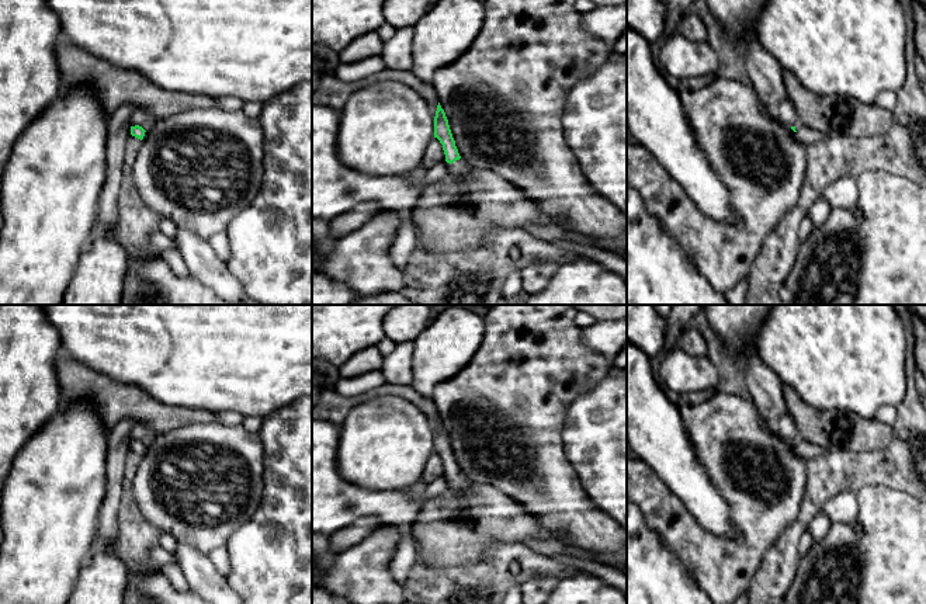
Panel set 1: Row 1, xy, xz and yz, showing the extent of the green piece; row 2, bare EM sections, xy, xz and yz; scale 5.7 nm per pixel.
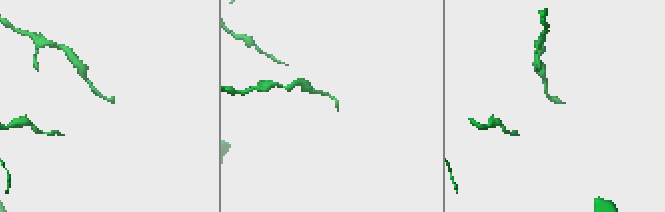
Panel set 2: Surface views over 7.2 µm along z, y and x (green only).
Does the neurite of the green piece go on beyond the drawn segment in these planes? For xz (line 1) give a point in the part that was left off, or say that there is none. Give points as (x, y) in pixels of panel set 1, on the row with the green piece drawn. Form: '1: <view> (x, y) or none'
1: xz (458, 169)

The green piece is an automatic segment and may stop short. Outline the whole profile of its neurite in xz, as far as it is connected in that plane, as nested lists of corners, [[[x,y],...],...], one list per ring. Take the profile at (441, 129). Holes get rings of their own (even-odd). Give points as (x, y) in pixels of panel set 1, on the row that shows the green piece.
[[[440,103],[434,117],[434,138],[443,145],[445,162],[450,164],[448,178],[468,178],[468,164],[461,159],[452,138],[448,119]]]

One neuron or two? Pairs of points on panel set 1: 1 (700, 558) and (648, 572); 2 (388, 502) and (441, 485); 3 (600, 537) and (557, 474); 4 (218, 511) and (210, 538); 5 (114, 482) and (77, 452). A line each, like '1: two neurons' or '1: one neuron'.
1: two neurons
2: one neuron
3: one neuron
4: one neuron
5: two neurons

